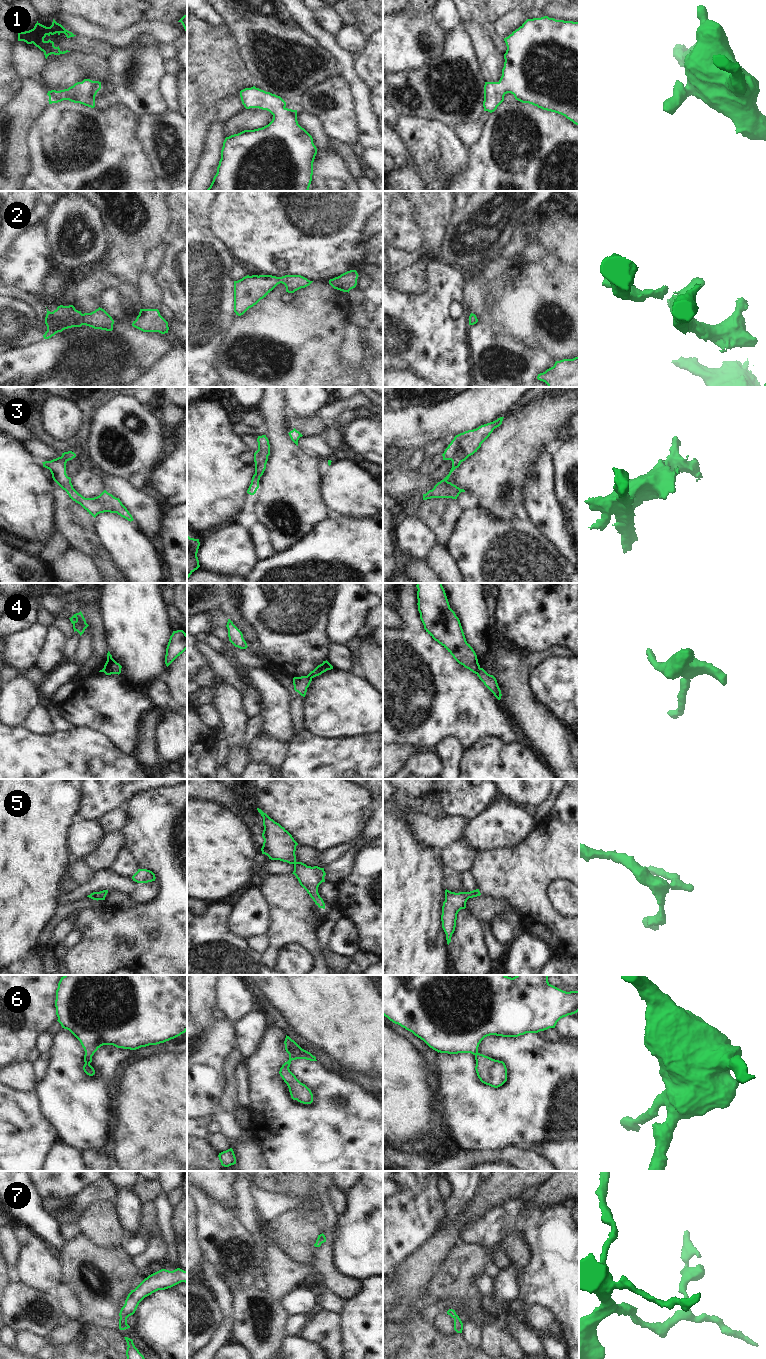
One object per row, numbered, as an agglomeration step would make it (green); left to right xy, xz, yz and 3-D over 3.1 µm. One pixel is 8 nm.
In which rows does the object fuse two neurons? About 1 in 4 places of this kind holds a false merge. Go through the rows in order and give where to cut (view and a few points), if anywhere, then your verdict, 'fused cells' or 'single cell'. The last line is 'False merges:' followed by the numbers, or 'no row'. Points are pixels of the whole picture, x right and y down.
1: no cut; single cell
2: no cut; single cell
3: no cut; single cell
4: cut in yz along (479, 667), (475, 673); fused cells
5: no cut; single cell
6: no cut; single cell
7: no cut; single cell
False merges: 4

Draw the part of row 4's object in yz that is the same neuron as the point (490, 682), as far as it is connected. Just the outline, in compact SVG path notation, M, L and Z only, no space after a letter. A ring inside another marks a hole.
M479 668L476 674L484 685L494 694L494 696L500 700L502 694L496 678L493 675L488 674L483 668Z

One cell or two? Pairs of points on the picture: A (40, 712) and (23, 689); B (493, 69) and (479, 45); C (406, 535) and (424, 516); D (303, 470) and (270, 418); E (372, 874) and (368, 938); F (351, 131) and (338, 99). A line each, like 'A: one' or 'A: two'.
A: two
B: one
C: two
D: one
E: one
F: one

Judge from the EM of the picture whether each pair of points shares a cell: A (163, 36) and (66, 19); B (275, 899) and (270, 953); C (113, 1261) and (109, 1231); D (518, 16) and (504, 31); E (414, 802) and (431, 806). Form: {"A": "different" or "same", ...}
{"A": "same", "B": "same", "C": "different", "D": "same", "E": "same"}

